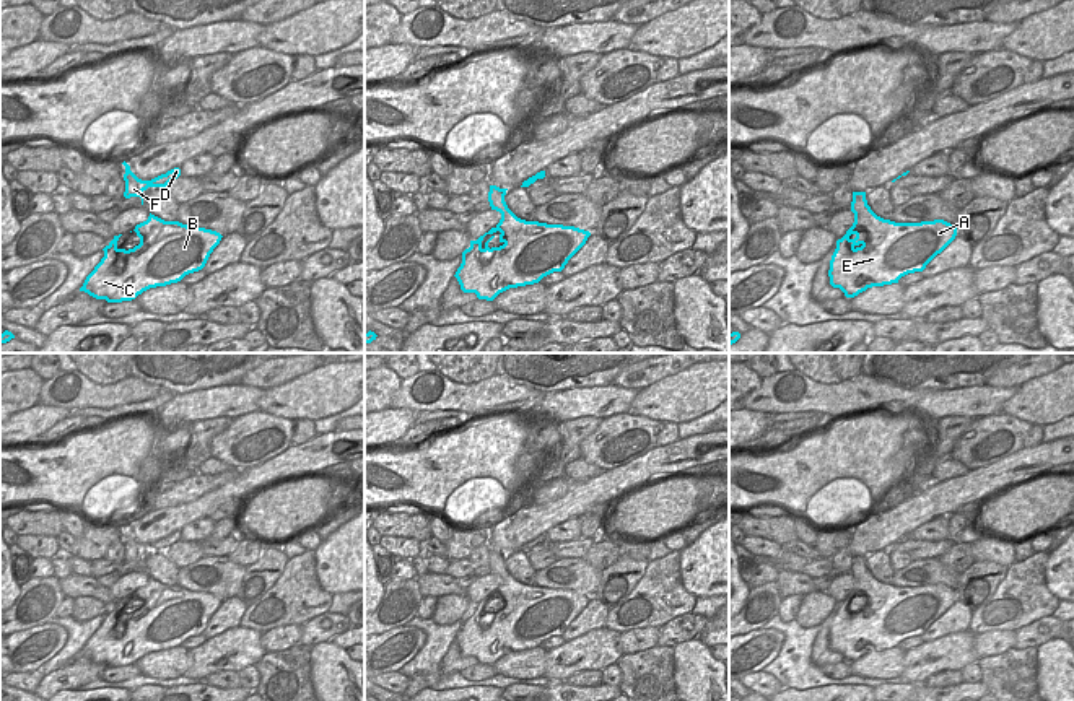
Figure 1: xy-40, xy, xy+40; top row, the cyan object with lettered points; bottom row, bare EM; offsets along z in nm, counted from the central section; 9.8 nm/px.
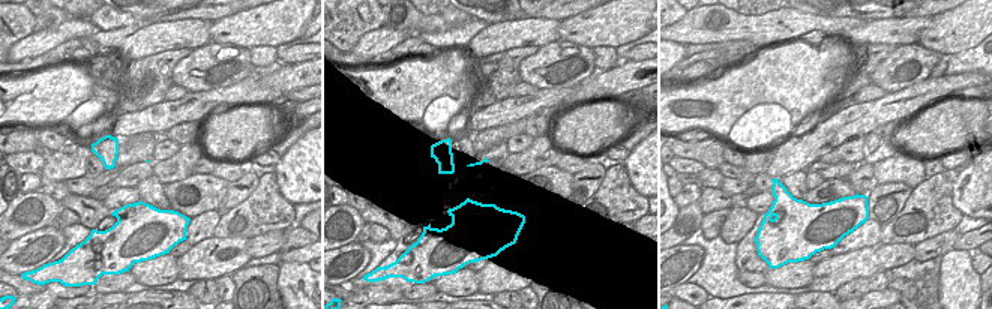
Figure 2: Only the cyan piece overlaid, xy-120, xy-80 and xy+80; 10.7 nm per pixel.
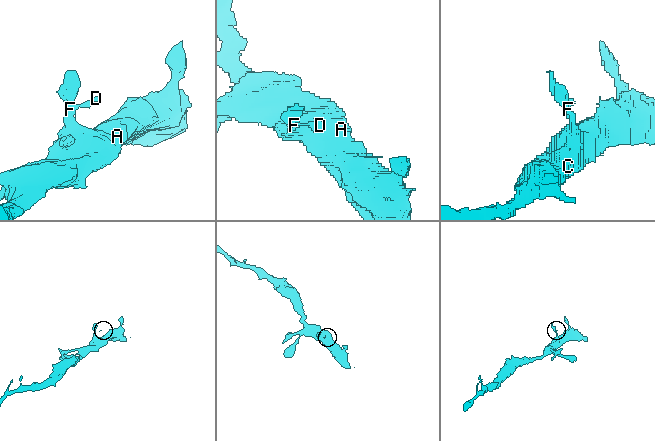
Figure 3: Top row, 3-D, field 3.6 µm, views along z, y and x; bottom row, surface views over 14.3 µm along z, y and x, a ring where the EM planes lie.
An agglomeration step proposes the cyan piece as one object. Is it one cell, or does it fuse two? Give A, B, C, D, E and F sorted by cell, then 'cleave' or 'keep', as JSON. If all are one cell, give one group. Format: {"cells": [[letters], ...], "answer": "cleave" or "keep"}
{"cells": [["A", "B", "C", "D", "E", "F"]], "answer": "keep"}

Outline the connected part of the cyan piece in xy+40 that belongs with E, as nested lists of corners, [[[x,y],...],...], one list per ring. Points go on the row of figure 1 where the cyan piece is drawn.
[[[853,192],[851,211],[854,223],[836,241],[828,270],[830,285],[840,288],[846,298],[923,272],[957,236],[957,228],[944,220],[884,220],[867,205],[866,192]]]

